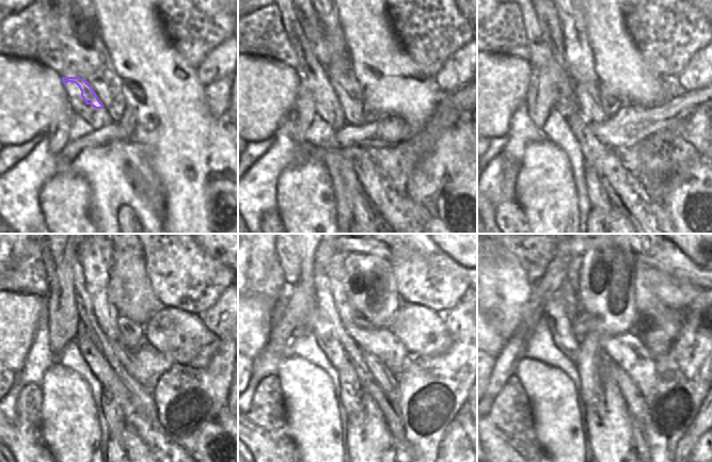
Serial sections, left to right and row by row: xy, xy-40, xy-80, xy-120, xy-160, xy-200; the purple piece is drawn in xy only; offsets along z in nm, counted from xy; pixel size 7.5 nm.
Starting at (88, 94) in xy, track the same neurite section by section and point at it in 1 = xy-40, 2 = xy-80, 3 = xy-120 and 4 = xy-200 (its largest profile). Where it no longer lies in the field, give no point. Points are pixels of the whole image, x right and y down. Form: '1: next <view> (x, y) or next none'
1: next xy-40 (309, 69)
2: next xy-80 (546, 70)
3: next xy-120 (62, 307)
4: next xy-200 (513, 350)

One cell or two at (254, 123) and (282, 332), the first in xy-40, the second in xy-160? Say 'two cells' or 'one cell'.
two cells

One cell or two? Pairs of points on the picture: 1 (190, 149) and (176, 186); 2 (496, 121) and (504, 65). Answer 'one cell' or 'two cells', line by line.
1: one cell
2: one cell

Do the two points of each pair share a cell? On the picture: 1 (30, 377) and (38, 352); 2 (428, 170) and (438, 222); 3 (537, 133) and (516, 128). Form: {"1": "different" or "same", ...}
{"1": "same", "2": "same", "3": "same"}

